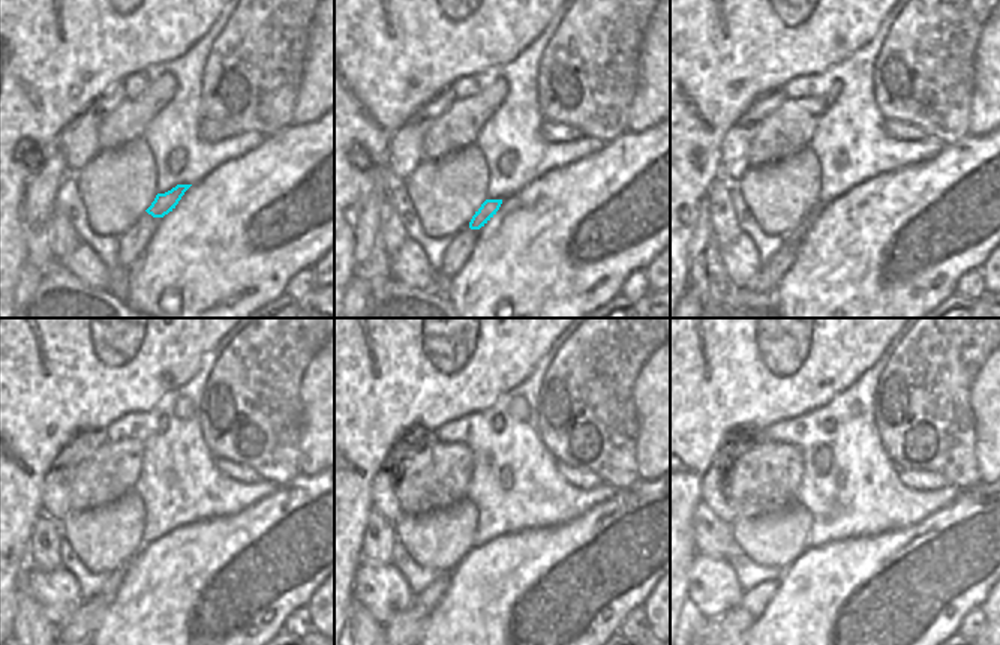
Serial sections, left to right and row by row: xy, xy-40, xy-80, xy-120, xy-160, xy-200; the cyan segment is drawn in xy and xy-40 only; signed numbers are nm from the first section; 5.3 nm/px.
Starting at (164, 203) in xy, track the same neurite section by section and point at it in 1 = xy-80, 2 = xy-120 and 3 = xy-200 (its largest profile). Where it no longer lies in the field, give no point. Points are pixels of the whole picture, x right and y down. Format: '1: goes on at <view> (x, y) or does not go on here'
1: goes on at xy-80 (796, 234)
2: goes on at xy-120 (110, 587)
3: goes on at xy-200 (754, 602)

